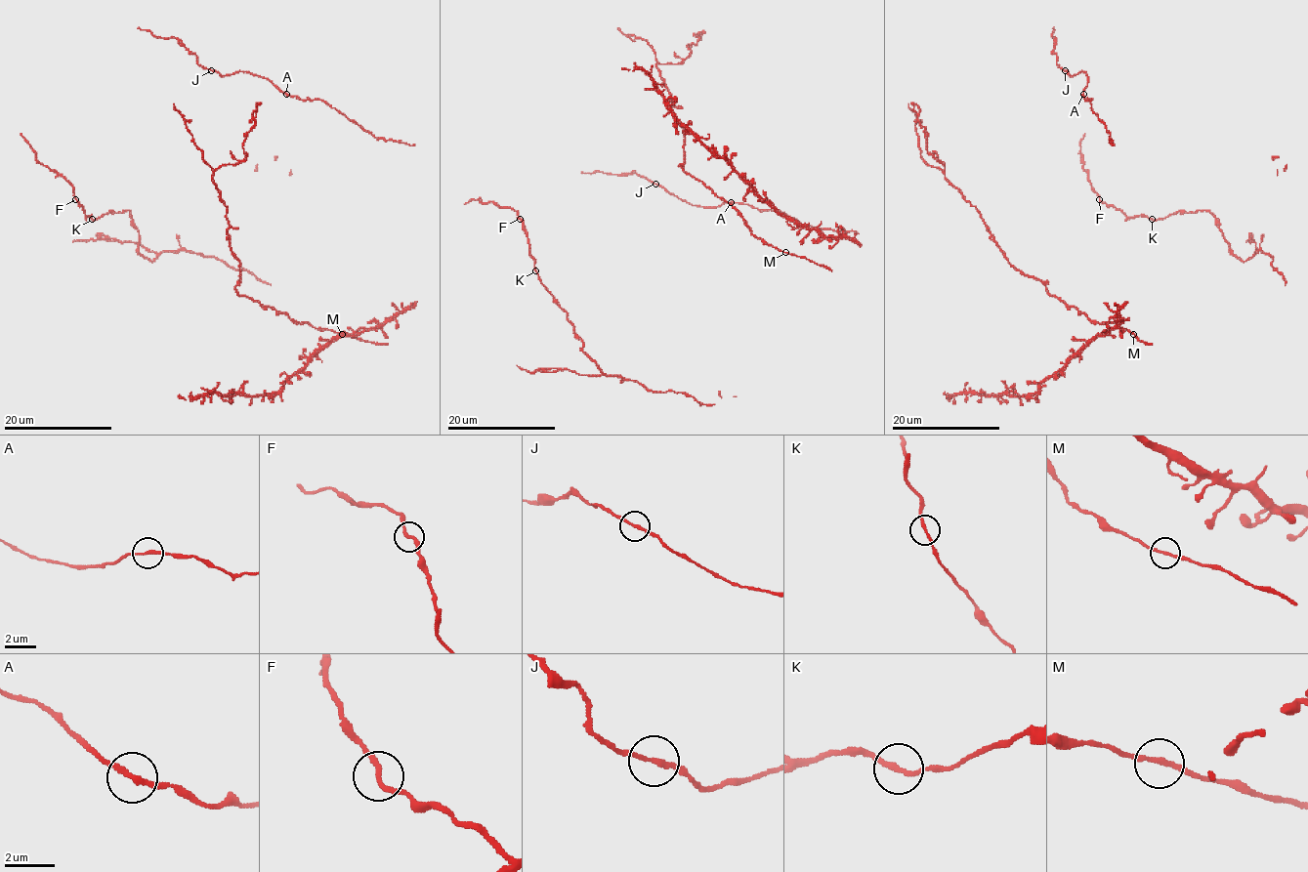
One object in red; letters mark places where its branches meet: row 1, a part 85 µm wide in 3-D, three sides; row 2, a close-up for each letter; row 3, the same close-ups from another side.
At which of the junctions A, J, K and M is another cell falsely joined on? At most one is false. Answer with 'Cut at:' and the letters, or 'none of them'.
Cut at: none of them

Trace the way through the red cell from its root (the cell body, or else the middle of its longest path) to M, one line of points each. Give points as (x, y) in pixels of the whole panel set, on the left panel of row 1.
M: (260, 303), (284, 312), (299, 323), (342, 334)

